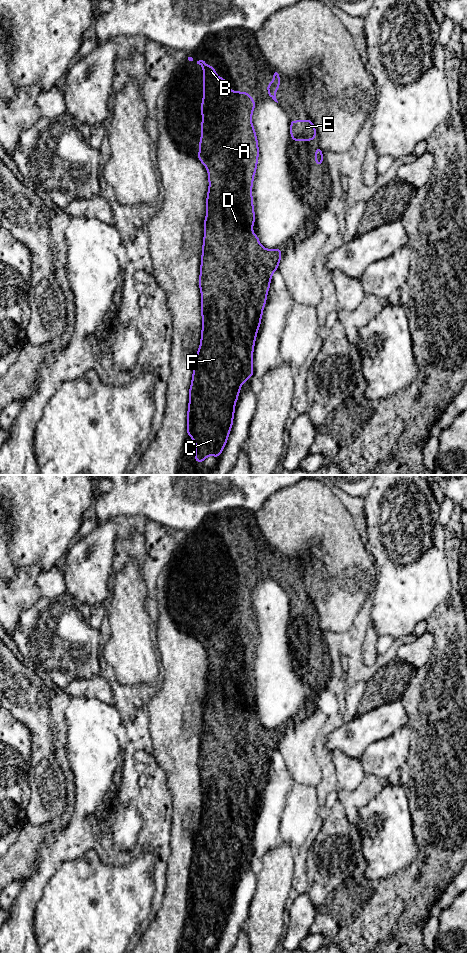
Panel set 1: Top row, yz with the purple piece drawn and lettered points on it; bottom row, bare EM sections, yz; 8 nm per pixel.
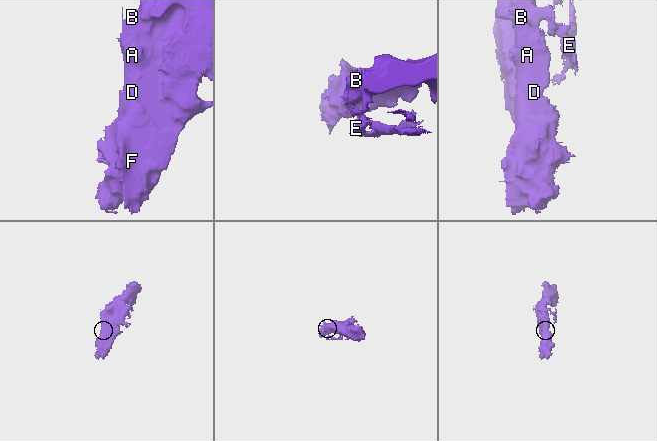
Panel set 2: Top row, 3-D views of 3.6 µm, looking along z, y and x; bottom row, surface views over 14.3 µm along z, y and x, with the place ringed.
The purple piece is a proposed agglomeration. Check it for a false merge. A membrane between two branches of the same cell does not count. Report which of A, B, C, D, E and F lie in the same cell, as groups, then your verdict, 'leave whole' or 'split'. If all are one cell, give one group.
A B C D E F | leave whole

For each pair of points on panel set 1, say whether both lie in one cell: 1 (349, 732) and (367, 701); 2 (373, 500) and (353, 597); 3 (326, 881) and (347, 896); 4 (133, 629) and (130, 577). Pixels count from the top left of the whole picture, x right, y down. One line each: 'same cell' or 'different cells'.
1: different cells
2: different cells
3: different cells
4: same cell

